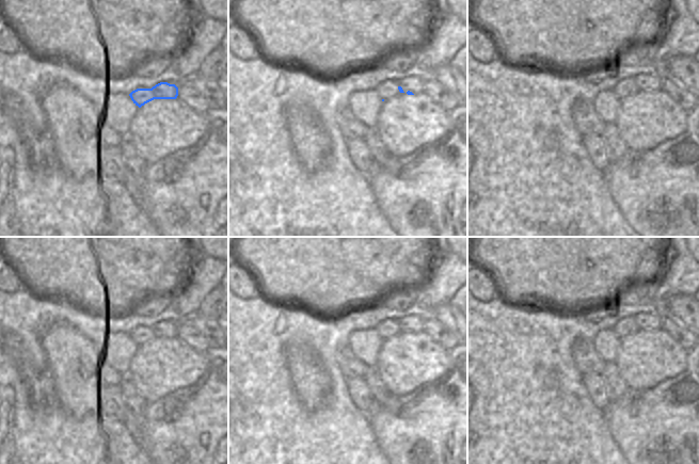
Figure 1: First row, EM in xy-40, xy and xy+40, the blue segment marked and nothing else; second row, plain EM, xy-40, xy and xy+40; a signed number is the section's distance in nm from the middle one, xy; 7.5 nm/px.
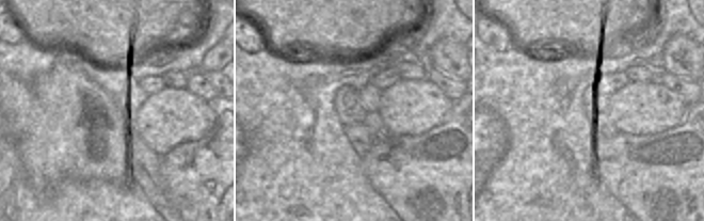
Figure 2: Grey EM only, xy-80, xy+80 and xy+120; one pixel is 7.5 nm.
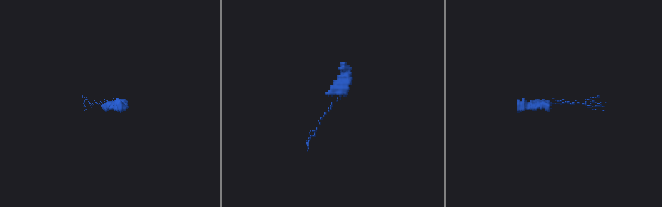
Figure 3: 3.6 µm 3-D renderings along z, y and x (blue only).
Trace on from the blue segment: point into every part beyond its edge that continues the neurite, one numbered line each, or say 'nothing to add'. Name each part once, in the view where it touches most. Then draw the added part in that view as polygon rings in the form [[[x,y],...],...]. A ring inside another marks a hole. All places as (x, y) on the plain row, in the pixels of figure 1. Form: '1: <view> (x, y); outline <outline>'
1: xy (388, 328); outline [[[393,319],[382,321],[375,330],[379,336],[384,339],[391,338],[400,332],[398,329],[398,321]]]

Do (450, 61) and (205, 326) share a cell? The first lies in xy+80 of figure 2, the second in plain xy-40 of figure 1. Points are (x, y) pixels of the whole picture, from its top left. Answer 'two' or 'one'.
one

